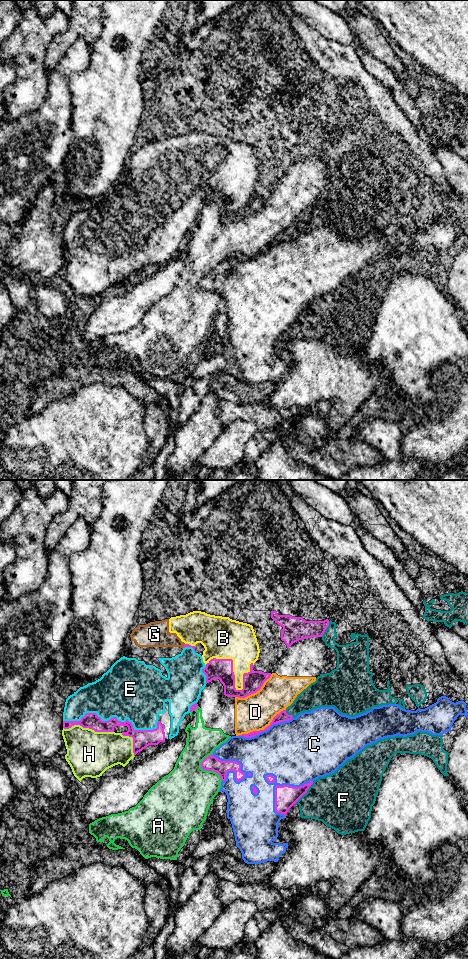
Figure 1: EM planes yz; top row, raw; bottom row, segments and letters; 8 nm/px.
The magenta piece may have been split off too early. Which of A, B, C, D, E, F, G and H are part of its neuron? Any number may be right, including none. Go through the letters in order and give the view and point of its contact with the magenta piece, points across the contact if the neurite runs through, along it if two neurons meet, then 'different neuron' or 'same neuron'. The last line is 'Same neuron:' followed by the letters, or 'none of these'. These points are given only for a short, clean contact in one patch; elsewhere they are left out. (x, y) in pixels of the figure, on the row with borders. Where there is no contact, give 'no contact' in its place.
A: meets magenta in yz at (203, 760); different neuron
B: meets magenta in yz at (234, 678); different neuron
C: meets magenta in yz at (232, 761); different neuron
D: meets magenta in yz at (262, 730); different neuron
E: meets magenta in yz at (114, 717); different neuron
F: meets magenta in yz at (306, 792); different neuron
G: meets magenta in yz at (184, 645); border along yz (184, 643), (182, 647); different neuron
H: meets magenta in yz at (88, 727); different neuron
Same neuron: none of these

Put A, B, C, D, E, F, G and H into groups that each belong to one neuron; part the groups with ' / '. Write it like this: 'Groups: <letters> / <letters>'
Groups: A D / B E G H / C / F

